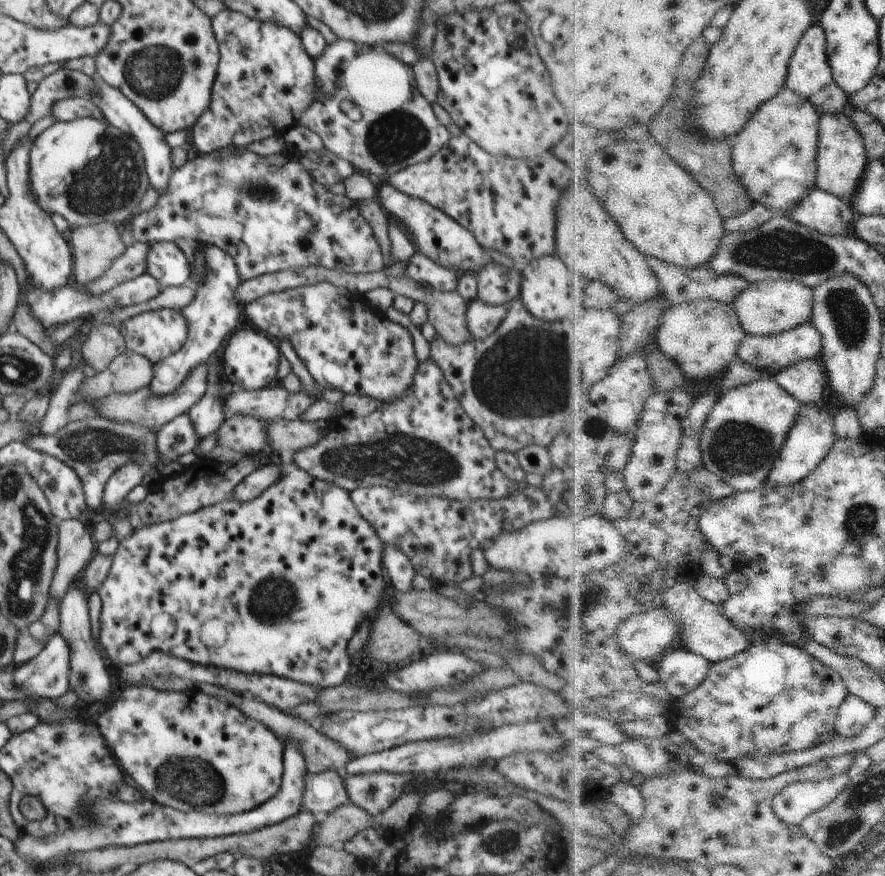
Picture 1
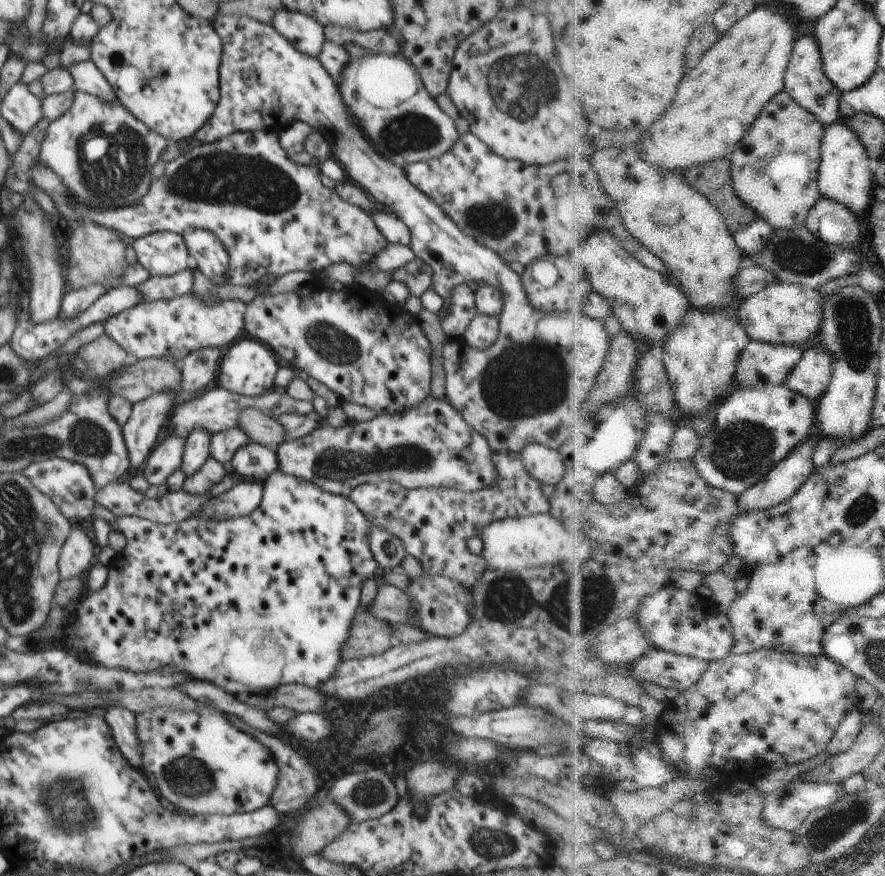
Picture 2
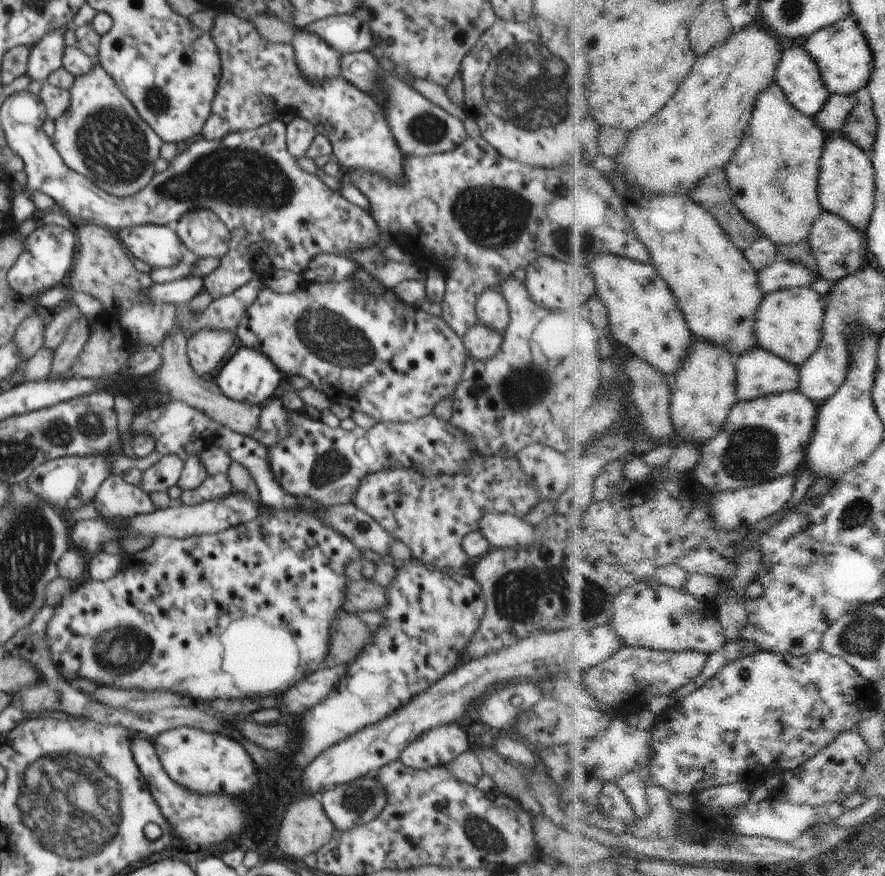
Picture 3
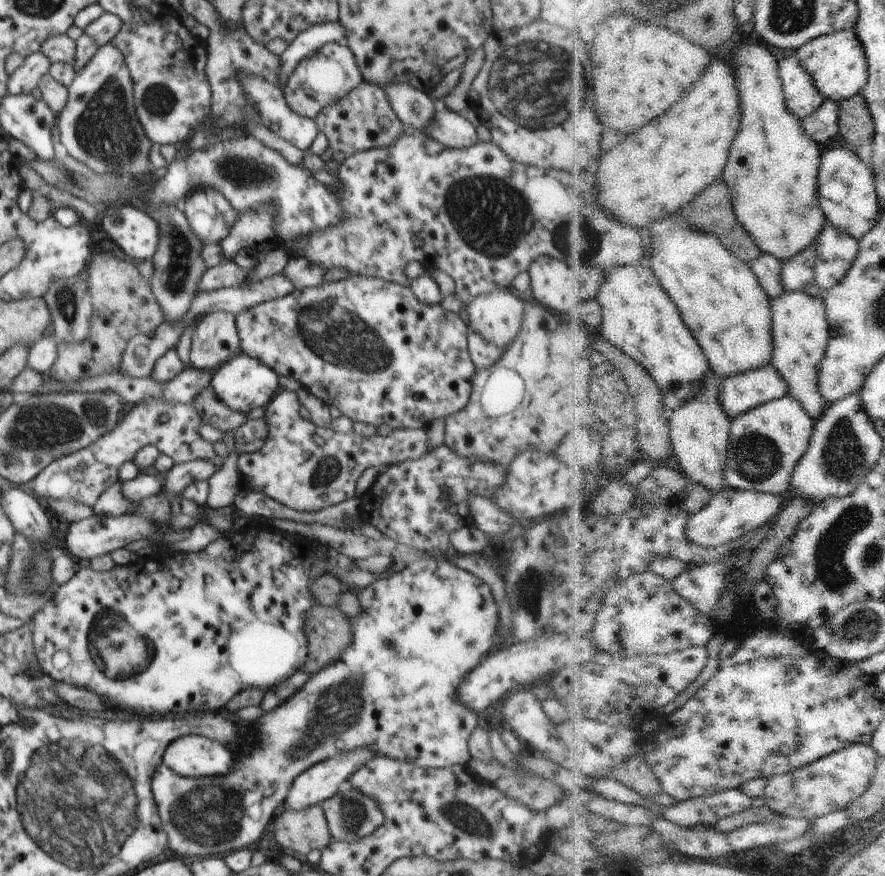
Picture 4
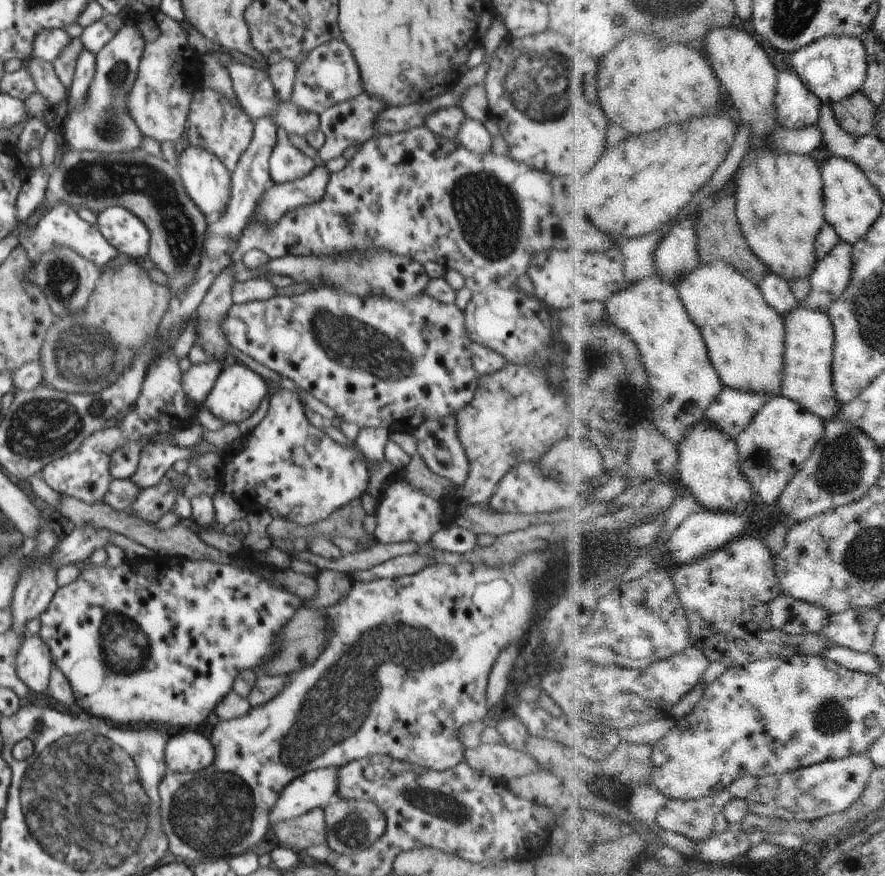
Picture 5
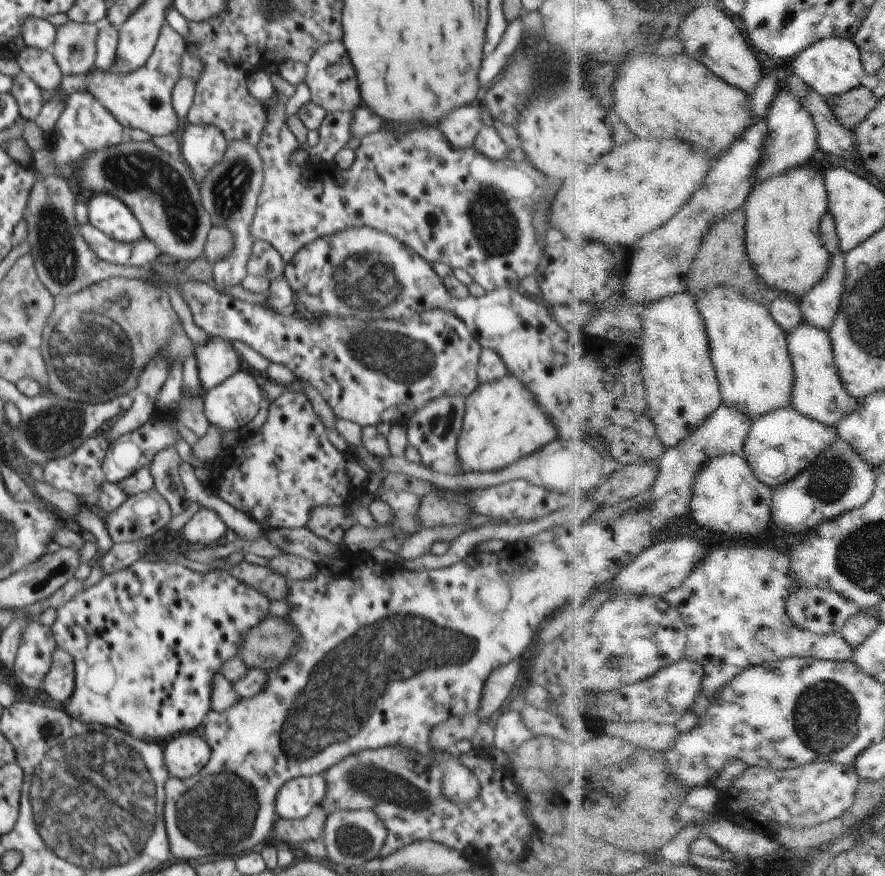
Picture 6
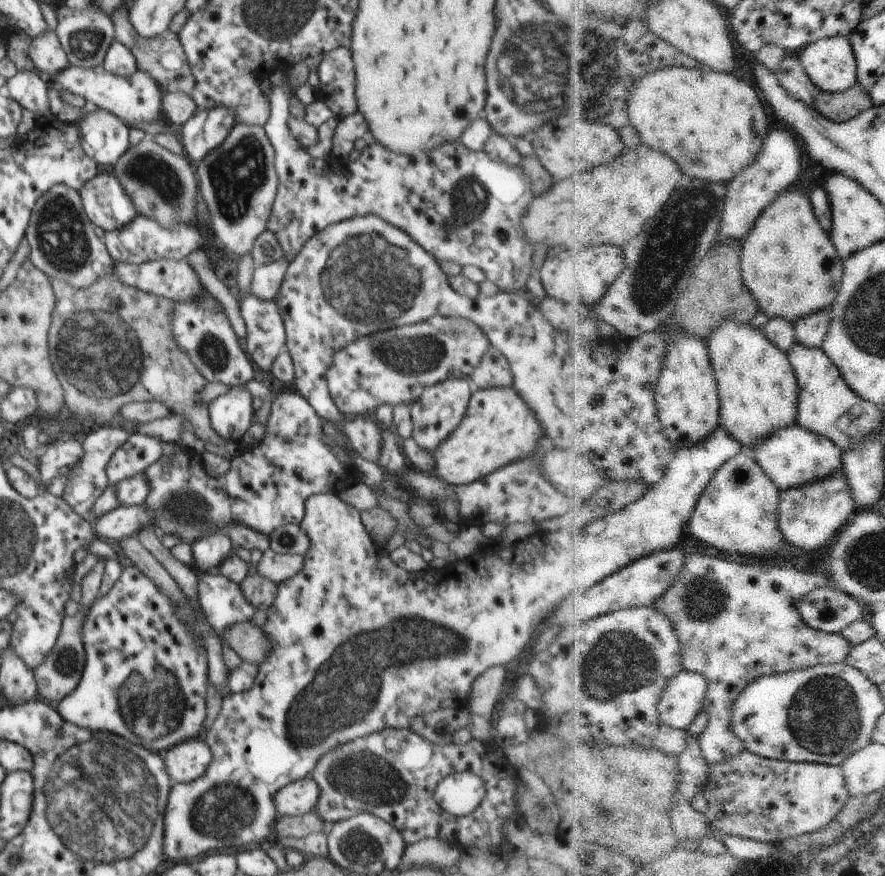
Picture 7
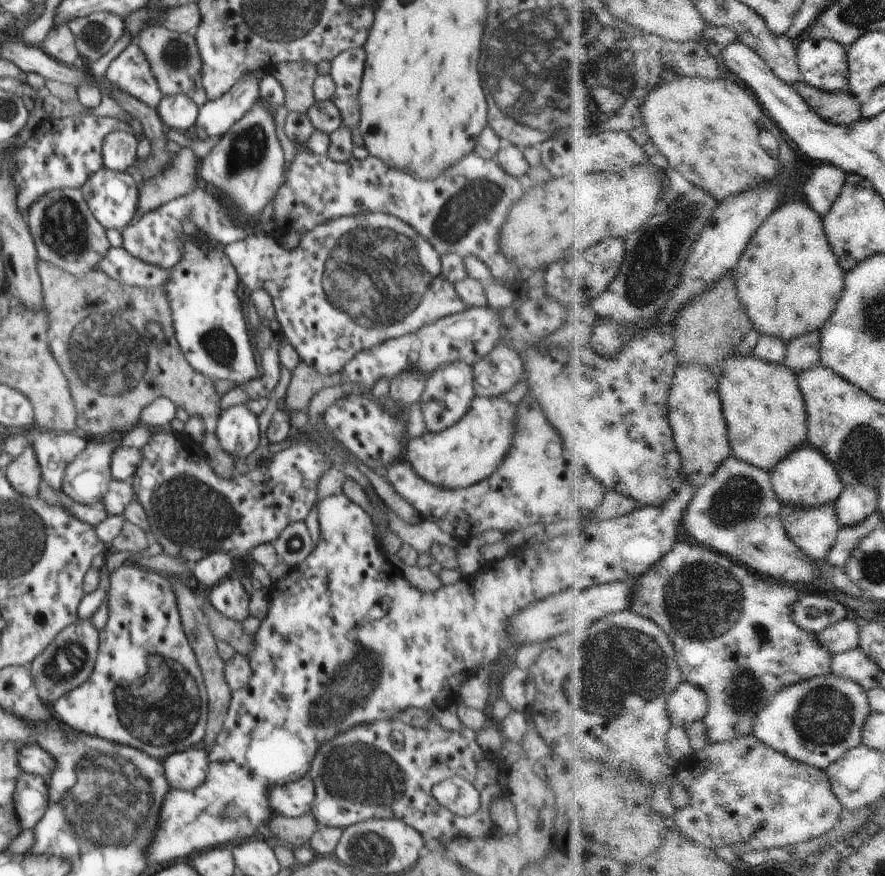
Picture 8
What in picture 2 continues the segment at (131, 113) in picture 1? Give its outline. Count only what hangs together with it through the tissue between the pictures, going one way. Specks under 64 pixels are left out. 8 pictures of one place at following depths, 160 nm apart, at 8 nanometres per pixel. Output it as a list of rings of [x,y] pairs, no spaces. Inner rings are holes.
[[[92,59],[73,63],[67,68],[74,79],[74,90],[87,92],[103,101],[118,101],[114,89]]]

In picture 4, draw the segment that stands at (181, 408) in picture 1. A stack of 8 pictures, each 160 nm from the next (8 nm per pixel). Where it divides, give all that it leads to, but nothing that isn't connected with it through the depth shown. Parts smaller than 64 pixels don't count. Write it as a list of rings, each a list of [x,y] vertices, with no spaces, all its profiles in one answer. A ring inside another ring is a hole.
[[[211,312],[194,324],[190,366],[213,373],[240,353],[235,316],[230,312]]]

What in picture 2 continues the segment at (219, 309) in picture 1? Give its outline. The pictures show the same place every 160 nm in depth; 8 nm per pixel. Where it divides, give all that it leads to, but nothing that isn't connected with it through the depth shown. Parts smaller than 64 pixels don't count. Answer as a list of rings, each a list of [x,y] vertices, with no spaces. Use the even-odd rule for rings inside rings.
[[[188,229],[182,236],[196,268],[214,284],[224,284],[229,254],[218,236],[206,229]],[[166,391],[133,403],[132,414],[122,427],[131,464],[125,478],[128,479],[142,469],[145,459],[164,435],[168,416],[179,400],[176,391]]]

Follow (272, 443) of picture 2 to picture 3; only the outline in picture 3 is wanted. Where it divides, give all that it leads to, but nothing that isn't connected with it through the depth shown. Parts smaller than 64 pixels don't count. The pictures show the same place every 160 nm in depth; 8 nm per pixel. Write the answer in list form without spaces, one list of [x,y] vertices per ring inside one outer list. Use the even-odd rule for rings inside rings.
[[[174,327],[162,341],[160,353],[162,364],[155,373],[154,391],[168,393],[172,401],[182,401],[195,408],[197,411],[206,413],[214,422],[222,427],[231,428],[234,432],[249,436],[256,428],[260,418],[262,406],[249,405],[228,398],[215,383],[214,379],[205,380],[196,374],[190,366],[187,355],[188,335],[182,329]]]

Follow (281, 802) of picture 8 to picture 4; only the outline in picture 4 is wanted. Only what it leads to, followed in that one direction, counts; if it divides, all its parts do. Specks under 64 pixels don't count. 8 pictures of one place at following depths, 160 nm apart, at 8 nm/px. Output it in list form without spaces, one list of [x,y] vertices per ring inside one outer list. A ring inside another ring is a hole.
[[[357,749],[352,753],[344,751],[340,756],[332,757],[312,765],[308,770],[300,773],[294,779],[281,809],[299,811],[314,805],[320,805],[326,799],[333,797],[336,792],[340,791],[341,785],[346,783],[347,778],[376,754],[370,749]]]

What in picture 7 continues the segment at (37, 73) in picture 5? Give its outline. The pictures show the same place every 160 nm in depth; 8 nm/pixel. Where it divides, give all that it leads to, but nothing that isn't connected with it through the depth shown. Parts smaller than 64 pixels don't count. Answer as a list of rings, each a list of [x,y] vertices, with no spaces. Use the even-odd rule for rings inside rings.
[[[48,31],[34,39],[30,44],[28,56],[34,63],[35,70],[48,73],[52,79],[70,66],[68,56],[62,50],[54,31]]]

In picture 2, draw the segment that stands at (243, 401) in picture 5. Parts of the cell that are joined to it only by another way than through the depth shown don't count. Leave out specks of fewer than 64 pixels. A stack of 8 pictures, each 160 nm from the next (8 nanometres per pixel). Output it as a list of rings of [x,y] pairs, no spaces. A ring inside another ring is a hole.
[[[242,336],[239,340],[224,350],[218,382],[220,386],[236,395],[245,397],[257,397],[275,388],[275,376],[280,367],[280,360],[275,352],[264,343],[256,341],[248,336]]]

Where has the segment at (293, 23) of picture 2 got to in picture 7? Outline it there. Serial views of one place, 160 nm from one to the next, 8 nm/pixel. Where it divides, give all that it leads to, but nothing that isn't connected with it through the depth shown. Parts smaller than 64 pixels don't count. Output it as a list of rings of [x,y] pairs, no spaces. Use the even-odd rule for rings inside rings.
[[[348,47],[330,50],[316,68],[320,86],[314,90],[316,100],[322,100],[338,119],[358,111],[355,90],[355,68]]]

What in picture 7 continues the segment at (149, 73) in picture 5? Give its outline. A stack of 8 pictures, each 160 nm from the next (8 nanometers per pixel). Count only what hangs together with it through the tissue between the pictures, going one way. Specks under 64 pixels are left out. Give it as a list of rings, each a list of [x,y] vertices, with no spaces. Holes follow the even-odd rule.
[[[70,65],[66,70],[54,76],[53,82],[73,95],[83,97],[88,105],[95,105],[108,114],[116,116],[128,127],[142,122],[164,122],[162,101],[164,93],[160,90],[154,76],[136,70],[132,76],[116,76],[108,73],[102,65],[92,68],[80,68]]]

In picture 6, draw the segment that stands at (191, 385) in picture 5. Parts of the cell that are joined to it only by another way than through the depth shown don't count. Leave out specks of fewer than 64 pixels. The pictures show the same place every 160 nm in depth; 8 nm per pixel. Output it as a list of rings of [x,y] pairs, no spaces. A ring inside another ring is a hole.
[[[214,336],[204,345],[195,345],[197,380],[205,392],[240,371],[240,358],[230,342]]]

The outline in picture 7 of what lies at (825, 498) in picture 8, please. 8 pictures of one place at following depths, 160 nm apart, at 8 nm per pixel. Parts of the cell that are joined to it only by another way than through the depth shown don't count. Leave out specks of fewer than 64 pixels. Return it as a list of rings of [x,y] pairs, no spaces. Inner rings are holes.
[[[802,424],[782,428],[780,432],[770,436],[764,444],[758,444],[758,448],[748,447],[746,450],[748,454],[751,454],[751,451],[755,460],[774,480],[780,491],[800,488],[806,484],[816,483],[818,480],[826,480],[834,476],[836,472],[845,470],[844,450],[832,438],[806,430]]]

